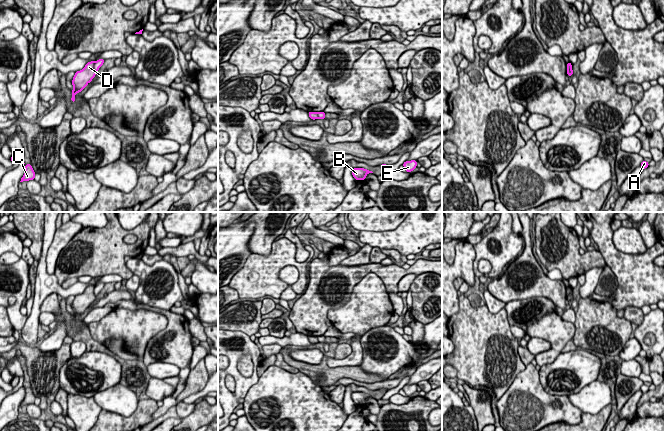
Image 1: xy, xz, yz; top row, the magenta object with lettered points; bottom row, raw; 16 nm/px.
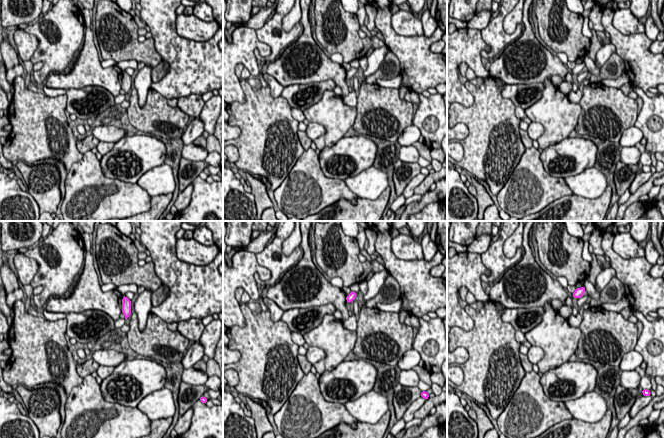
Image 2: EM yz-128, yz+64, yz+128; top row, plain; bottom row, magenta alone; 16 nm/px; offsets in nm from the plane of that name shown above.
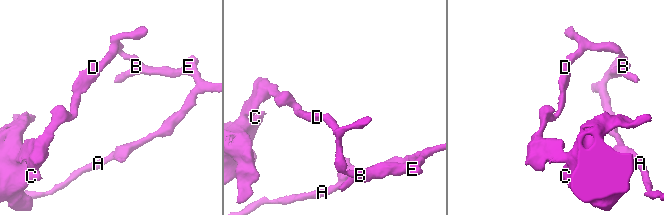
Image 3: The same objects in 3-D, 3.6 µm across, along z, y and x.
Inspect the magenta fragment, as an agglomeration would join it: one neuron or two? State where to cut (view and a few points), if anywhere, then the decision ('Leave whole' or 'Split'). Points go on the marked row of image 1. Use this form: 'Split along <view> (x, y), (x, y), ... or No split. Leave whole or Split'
Split along xy (94, 62), (95, 72). Split

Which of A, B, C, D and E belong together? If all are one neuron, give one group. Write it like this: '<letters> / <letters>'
A B E / C D

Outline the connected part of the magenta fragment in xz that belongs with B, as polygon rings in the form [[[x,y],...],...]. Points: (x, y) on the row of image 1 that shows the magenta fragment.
[[[353,168],[351,173],[357,181],[360,181],[366,180],[366,175],[373,172],[364,168]]]

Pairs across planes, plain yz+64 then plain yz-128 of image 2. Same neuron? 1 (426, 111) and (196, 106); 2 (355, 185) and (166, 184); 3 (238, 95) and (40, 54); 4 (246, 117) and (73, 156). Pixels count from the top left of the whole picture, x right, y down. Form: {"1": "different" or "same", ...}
{"1": "different", "2": "same", "3": "different", "4": "same"}

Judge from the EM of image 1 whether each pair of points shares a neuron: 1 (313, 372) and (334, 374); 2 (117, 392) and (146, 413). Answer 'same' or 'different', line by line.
1: same
2: different

